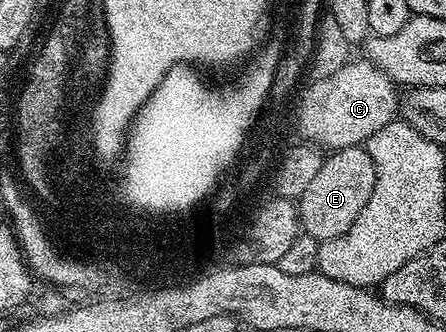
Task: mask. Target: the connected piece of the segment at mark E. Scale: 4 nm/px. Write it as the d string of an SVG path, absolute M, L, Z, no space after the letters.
M366 146L346 147L332 151L324 158L313 185L305 189L303 198L298 200L297 208L302 230L320 241L336 239L344 235L357 221L361 209L369 201L375 184L375 166L369 157Z

